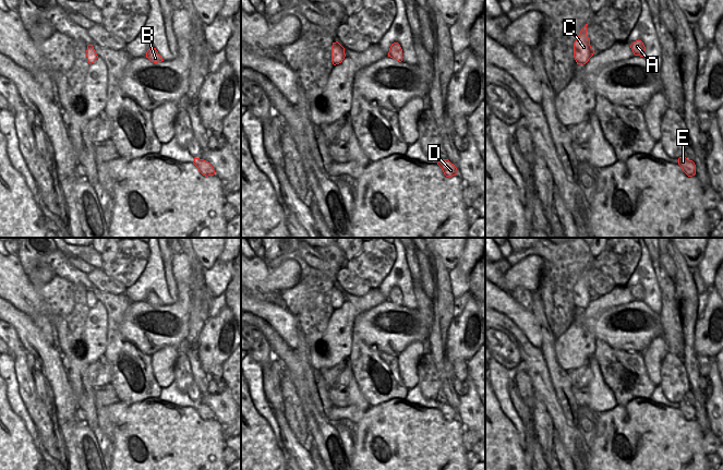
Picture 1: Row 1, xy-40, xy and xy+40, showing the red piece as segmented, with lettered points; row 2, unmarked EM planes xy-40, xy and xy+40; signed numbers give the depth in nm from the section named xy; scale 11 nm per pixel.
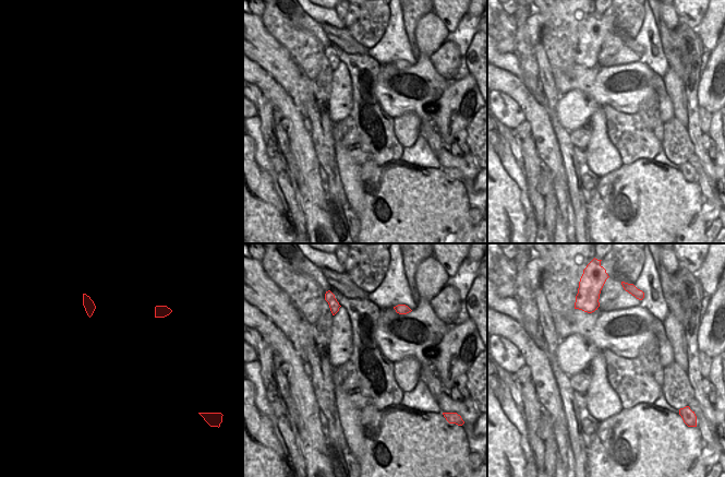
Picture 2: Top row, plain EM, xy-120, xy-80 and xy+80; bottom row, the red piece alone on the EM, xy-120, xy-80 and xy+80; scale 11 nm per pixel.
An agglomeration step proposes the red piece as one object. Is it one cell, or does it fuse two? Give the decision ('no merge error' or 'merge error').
no merge error

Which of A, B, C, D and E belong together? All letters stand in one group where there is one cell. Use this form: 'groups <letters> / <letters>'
groups A B C D E

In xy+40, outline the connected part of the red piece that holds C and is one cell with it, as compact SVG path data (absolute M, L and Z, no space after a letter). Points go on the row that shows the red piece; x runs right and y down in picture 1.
M588 24L581 28L576 41L574 43L574 58L577 64L582 65L586 64L594 53L587 35L587 26Z

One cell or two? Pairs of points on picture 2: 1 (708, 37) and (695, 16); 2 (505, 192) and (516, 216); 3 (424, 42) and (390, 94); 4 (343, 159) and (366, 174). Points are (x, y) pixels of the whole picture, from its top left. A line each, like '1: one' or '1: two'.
1: two
2: one
3: one
4: two

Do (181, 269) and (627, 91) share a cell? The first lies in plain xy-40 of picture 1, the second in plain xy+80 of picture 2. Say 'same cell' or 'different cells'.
same cell

